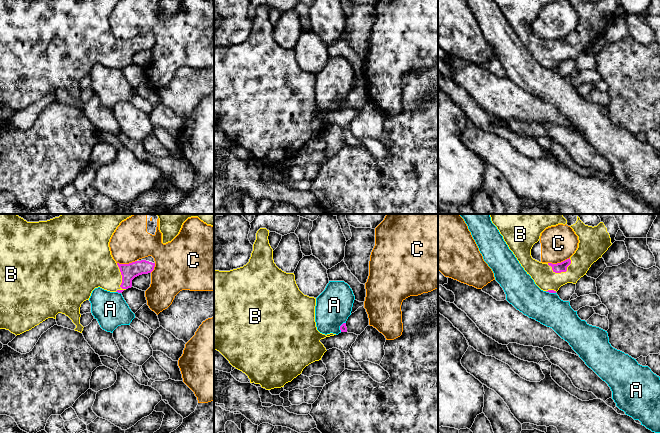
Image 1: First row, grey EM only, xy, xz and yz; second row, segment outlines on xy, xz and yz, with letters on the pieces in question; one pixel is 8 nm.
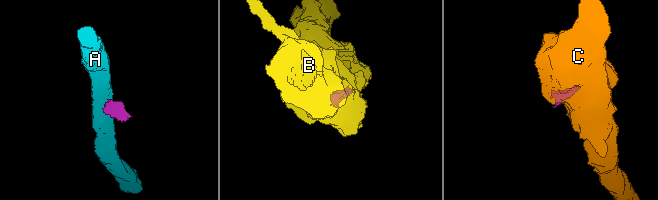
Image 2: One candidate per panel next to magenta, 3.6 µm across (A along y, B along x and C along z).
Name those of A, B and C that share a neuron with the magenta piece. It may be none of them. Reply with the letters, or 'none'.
B

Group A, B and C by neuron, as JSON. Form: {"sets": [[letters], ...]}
{"sets": [["A"], ["B"], ["C"]]}

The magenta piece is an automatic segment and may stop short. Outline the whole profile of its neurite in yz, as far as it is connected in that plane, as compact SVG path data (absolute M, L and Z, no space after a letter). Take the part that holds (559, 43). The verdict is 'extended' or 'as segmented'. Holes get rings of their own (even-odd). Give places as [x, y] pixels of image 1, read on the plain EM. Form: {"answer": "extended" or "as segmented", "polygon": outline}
{"answer": "extended", "polygon": "M494 0L503 12L509 25L513 28L524 46L531 52L535 60L543 67L556 69L559 64L567 59L576 60L577 57L586 51L591 41L596 38L616 17L615 13L620 6L619 0L598 0L588 2L585 0L566 0L570 2L578 12L578 24L567 36L552 40L542 39L532 34L531 25L540 15L541 9L548 3L558 0Z"}

